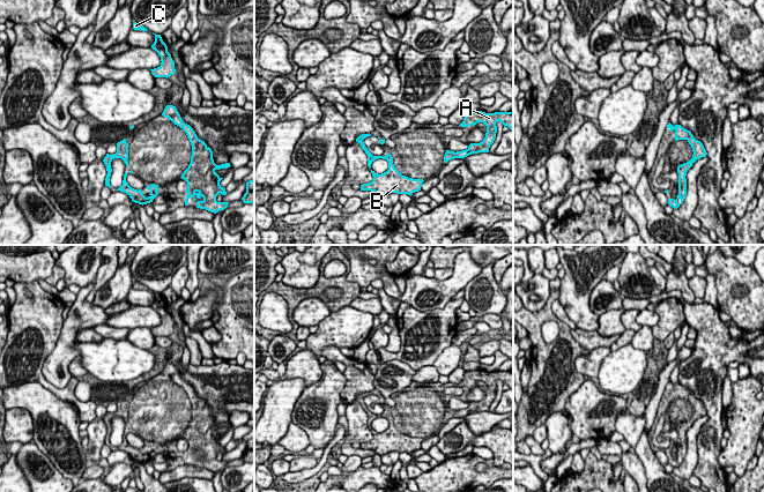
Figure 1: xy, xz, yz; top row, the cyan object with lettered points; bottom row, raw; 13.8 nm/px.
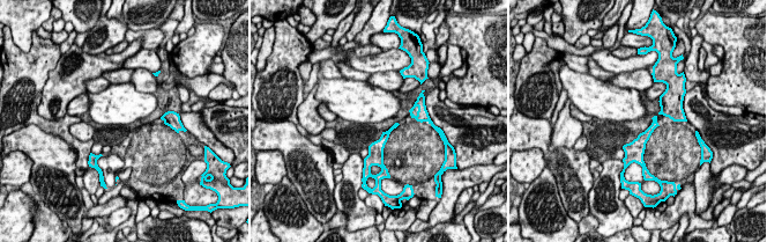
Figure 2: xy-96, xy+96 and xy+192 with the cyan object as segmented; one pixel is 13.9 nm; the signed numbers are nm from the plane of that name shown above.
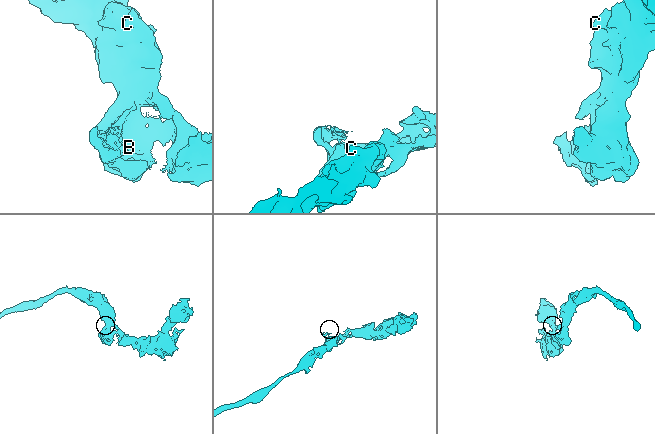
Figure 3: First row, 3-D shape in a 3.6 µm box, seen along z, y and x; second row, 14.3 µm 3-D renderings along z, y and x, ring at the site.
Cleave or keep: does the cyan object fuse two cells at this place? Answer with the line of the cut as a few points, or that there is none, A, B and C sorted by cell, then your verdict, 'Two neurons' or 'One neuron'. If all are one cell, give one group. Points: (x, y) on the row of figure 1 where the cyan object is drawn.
No split. Groups: A B C. One neuron

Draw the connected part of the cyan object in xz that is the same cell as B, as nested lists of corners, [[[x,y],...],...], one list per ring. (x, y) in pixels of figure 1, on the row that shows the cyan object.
[[[362,134],[356,139],[356,142],[358,142],[362,147],[362,149],[368,155],[368,166],[371,167],[371,164],[378,159],[383,158],[388,162],[388,170],[381,174],[376,173],[371,170],[372,173],[372,181],[369,184],[361,185],[361,191],[371,191],[378,196],[385,196],[391,193],[398,193],[398,194],[408,194],[413,195],[415,192],[421,191],[423,179],[413,179],[408,178],[406,176],[402,176],[394,166],[393,164],[393,157],[391,154],[387,154],[385,157],[383,156],[373,156],[368,148],[365,147],[363,140],[368,136],[371,136],[369,134]]]

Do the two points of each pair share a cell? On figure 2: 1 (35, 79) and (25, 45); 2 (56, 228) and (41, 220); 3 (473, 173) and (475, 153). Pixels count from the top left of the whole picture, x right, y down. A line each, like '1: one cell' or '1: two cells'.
1: two cells
2: one cell
3: two cells

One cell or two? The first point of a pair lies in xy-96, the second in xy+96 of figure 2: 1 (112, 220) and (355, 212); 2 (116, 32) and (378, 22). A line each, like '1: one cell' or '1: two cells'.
1: one cell
2: one cell

